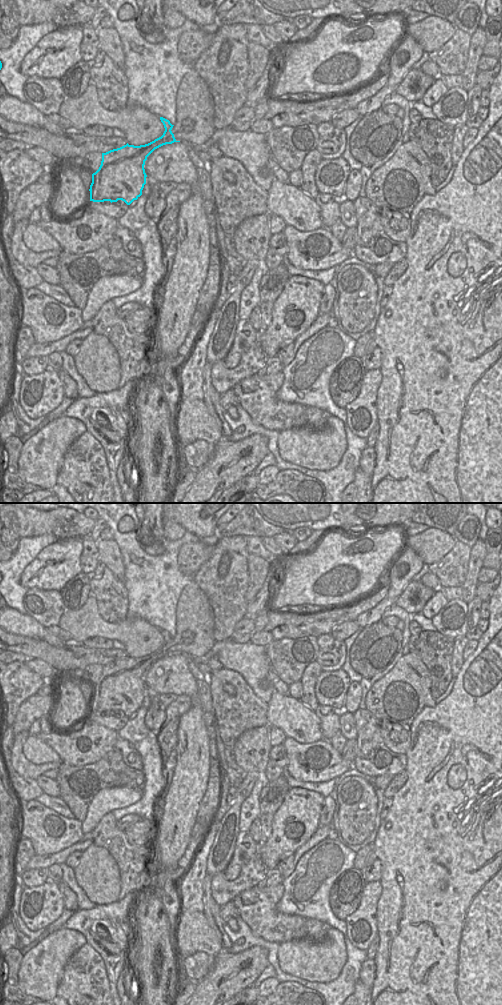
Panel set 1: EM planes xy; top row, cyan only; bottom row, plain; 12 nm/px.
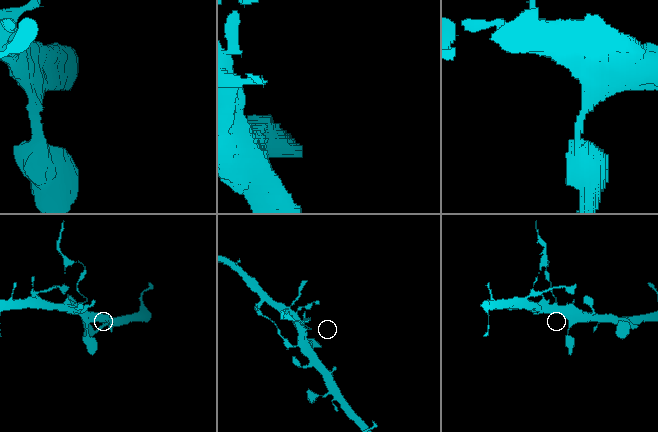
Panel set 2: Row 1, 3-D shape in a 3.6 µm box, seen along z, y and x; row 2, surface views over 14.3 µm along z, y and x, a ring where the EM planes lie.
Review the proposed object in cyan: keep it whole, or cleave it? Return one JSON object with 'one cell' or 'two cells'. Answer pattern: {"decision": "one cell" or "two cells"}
{"decision": "two cells"}

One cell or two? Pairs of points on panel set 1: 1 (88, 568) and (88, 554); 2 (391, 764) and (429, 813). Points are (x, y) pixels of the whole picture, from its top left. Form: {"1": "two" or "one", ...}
{"1": "one", "2": "two"}

